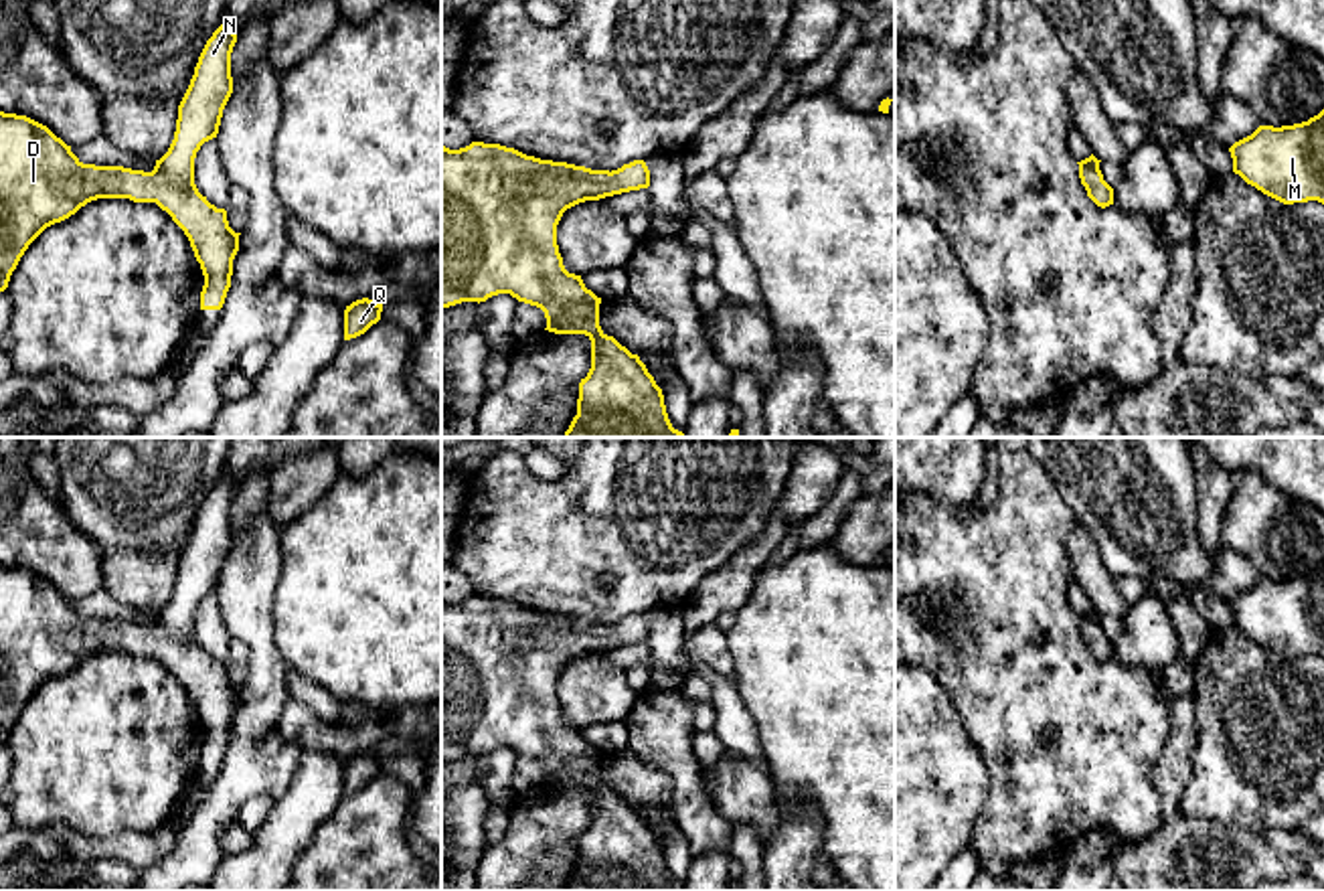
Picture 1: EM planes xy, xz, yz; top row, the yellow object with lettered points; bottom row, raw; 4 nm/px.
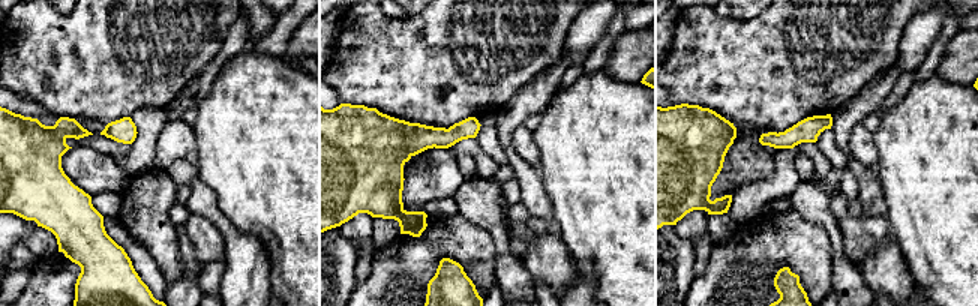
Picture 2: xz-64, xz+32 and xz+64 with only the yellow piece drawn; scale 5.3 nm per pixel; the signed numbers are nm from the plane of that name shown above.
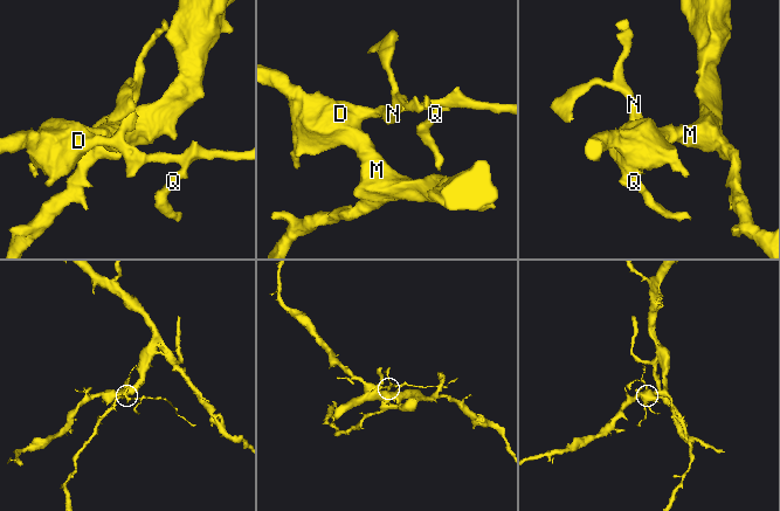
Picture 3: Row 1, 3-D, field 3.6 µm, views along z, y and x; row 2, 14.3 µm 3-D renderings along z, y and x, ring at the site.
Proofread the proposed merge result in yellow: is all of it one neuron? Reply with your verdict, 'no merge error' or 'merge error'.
no merge error

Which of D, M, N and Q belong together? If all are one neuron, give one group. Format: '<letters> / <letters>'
D M N Q

